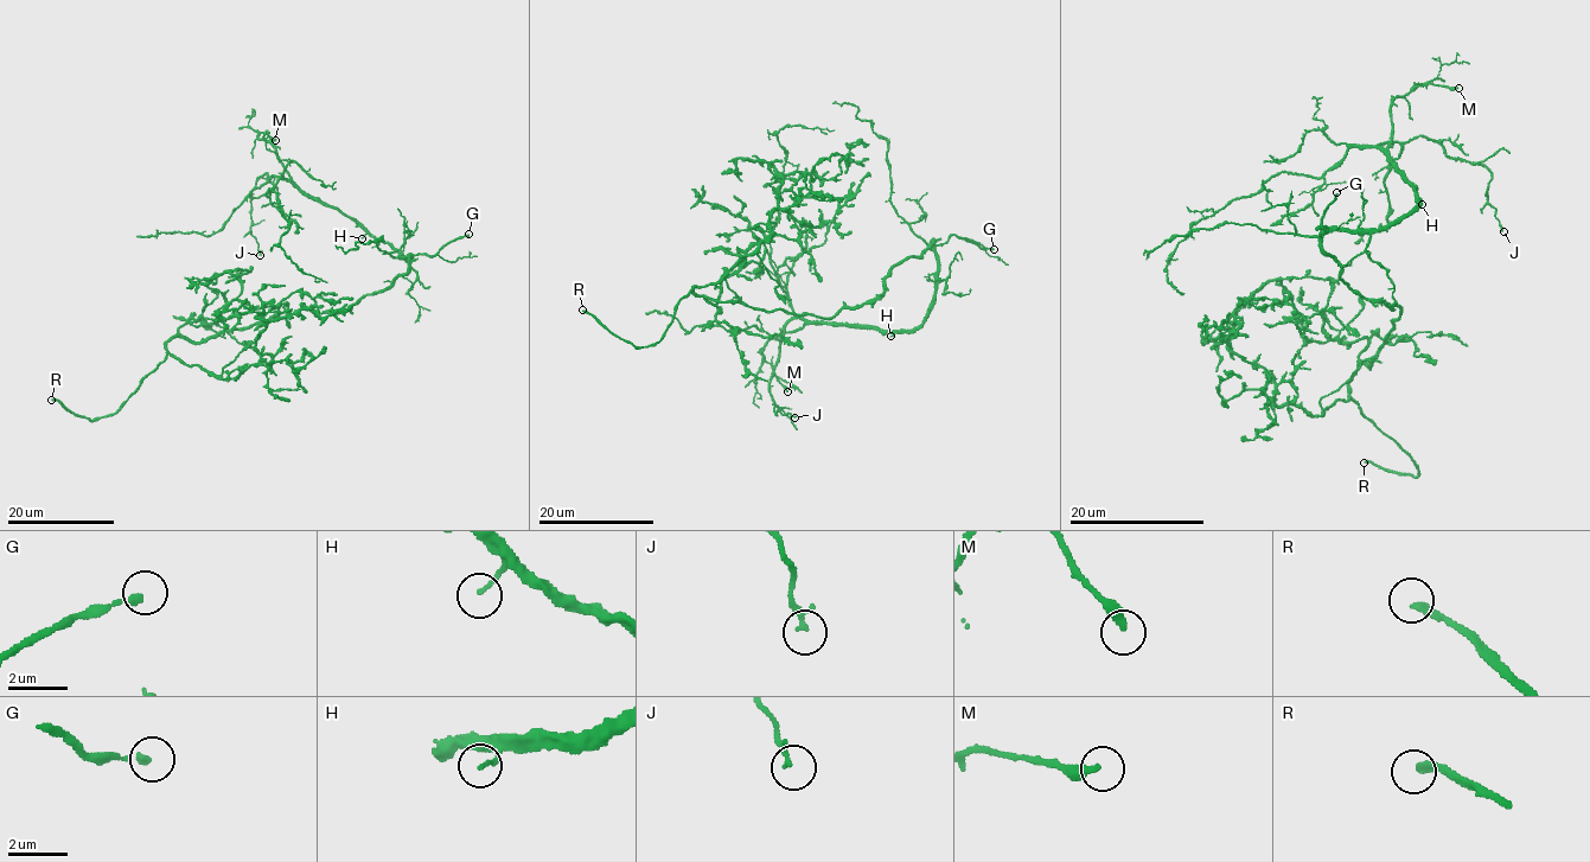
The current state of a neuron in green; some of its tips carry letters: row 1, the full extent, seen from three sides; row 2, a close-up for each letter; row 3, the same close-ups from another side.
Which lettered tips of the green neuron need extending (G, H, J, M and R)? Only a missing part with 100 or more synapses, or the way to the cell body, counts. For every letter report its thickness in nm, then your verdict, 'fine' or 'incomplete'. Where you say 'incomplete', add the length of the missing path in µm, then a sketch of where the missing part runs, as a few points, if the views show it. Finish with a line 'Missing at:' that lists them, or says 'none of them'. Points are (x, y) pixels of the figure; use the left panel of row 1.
G: calibre 180 nm; incomplete; missing 20 µm; course (468, 234), (486, 231), (492, 210), (506, 215), (512, 228)
H: calibre 130 nm; fine
J: calibre 170 nm; fine
M: calibre 320 nm; fine
R: calibre 240 nm; incomplete; missing 80 µm
Missing at: G, R

